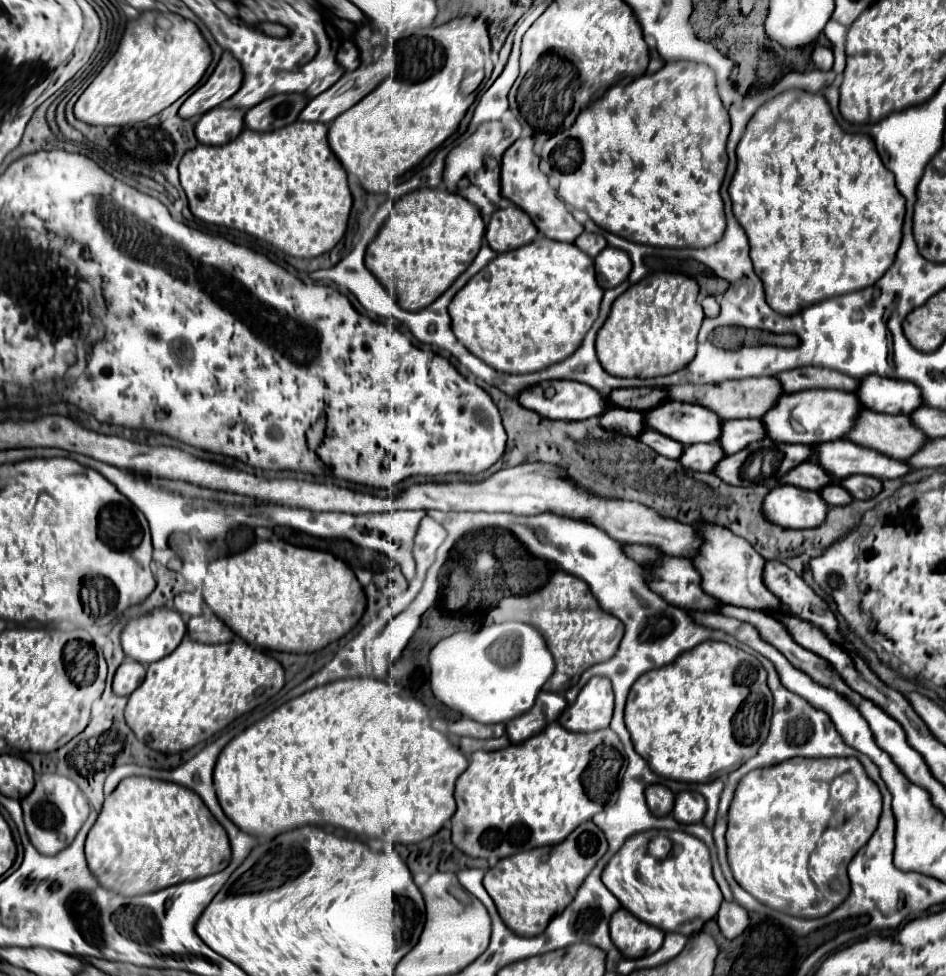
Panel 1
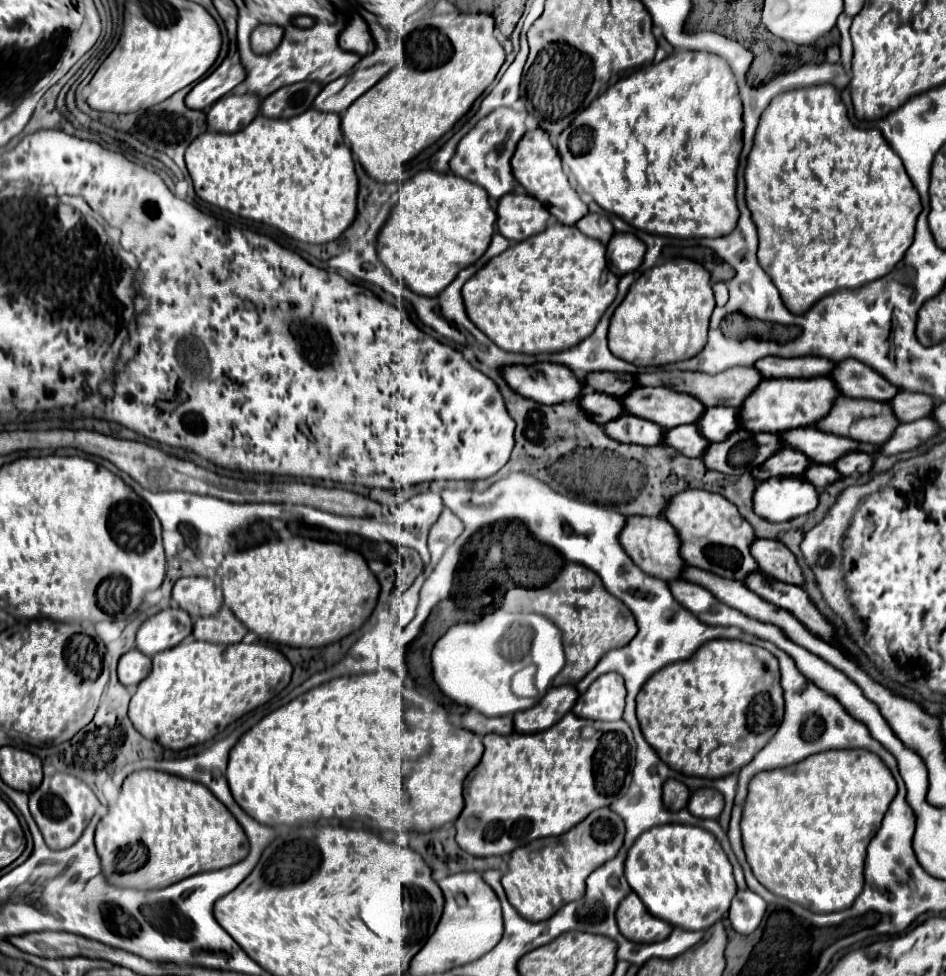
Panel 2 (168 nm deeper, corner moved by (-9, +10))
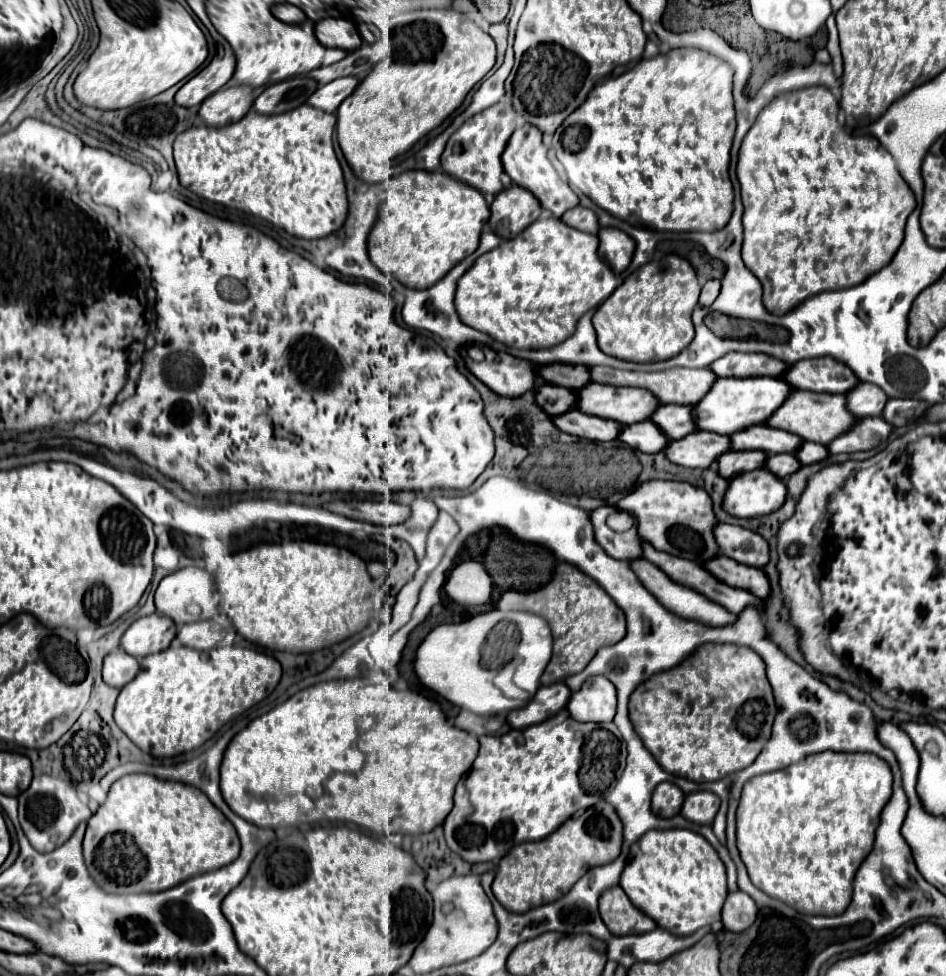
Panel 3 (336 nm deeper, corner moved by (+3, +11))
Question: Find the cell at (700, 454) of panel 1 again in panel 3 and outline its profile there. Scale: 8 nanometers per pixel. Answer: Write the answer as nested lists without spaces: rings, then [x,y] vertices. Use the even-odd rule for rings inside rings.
[[[640,421],[636,425],[622,427],[618,441],[642,453],[660,453],[668,443],[668,437],[664,437],[664,433],[652,421]]]

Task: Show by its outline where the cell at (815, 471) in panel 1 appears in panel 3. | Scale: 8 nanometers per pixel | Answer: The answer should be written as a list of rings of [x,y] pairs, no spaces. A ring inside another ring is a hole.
[[[730,451],[716,461],[716,471],[724,479],[734,479],[740,473],[764,467],[766,455],[762,451]]]

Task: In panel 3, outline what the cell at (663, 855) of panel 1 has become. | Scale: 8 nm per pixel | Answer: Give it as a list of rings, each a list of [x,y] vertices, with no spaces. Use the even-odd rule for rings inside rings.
[[[688,829],[648,831],[640,837],[630,849],[620,887],[658,927],[678,937],[692,935],[700,927],[720,921],[722,905],[728,895],[726,867],[718,853],[702,835]]]

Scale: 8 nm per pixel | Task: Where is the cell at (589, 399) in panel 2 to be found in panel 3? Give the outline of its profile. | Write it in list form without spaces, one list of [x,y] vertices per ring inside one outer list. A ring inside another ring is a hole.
[[[542,383],[536,387],[534,401],[536,401],[536,405],[542,405],[542,409],[548,415],[560,415],[560,413],[566,413],[568,409],[574,407],[576,395],[570,389]]]

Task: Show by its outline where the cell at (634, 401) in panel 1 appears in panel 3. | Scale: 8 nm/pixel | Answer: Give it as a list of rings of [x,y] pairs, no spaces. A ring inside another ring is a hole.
[[[552,363],[552,365],[540,365],[536,367],[538,375],[552,385],[560,385],[566,389],[580,389],[590,381],[588,367],[584,365],[568,365],[568,363]]]

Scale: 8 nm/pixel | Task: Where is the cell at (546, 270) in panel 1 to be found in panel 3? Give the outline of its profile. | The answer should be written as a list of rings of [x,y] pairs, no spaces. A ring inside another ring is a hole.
[[[548,217],[534,221],[520,235],[480,255],[476,265],[460,277],[454,303],[466,325],[488,333],[492,339],[518,349],[546,349],[568,339],[576,331],[578,319],[598,307],[614,289],[616,277],[598,255],[598,237],[572,229],[556,217]]]

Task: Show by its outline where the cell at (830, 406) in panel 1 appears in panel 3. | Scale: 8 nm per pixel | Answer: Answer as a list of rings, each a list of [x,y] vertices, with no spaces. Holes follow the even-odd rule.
[[[746,377],[746,379],[718,379],[716,385],[692,407],[692,419],[696,421],[696,429],[710,433],[736,433],[748,429],[752,425],[766,423],[766,419],[784,403],[790,393],[790,385],[786,385],[778,377]]]

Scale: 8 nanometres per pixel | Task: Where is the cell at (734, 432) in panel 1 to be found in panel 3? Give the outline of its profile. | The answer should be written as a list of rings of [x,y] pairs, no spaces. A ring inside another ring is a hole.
[[[660,405],[650,421],[654,421],[654,425],[672,439],[680,439],[688,433],[696,431],[694,419],[692,419],[692,407],[688,405]]]

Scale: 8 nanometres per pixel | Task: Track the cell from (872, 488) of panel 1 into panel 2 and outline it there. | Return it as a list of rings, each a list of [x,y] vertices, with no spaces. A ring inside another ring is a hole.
[[[850,452],[844,458],[840,458],[834,468],[842,476],[852,476],[852,474],[868,474],[872,470],[872,456],[864,452]]]

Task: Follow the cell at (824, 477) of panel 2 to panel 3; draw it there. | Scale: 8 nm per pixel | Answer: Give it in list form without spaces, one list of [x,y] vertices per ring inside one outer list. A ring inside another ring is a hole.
[[[768,455],[764,461],[764,467],[770,469],[770,473],[774,473],[776,477],[784,479],[788,475],[792,475],[794,471],[800,469],[800,463],[796,461],[796,457],[790,455]]]

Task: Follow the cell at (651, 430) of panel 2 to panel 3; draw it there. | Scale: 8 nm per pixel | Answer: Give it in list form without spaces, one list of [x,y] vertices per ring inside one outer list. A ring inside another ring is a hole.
[[[570,409],[560,417],[552,417],[552,423],[568,435],[584,437],[590,441],[612,441],[618,437],[618,431],[620,431],[620,425],[616,421],[584,415],[578,409]]]

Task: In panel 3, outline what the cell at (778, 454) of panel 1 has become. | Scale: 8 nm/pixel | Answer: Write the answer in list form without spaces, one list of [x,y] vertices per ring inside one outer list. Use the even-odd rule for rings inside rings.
[[[698,431],[688,437],[668,441],[664,457],[682,467],[710,467],[718,455],[730,451],[730,439],[718,433]]]

